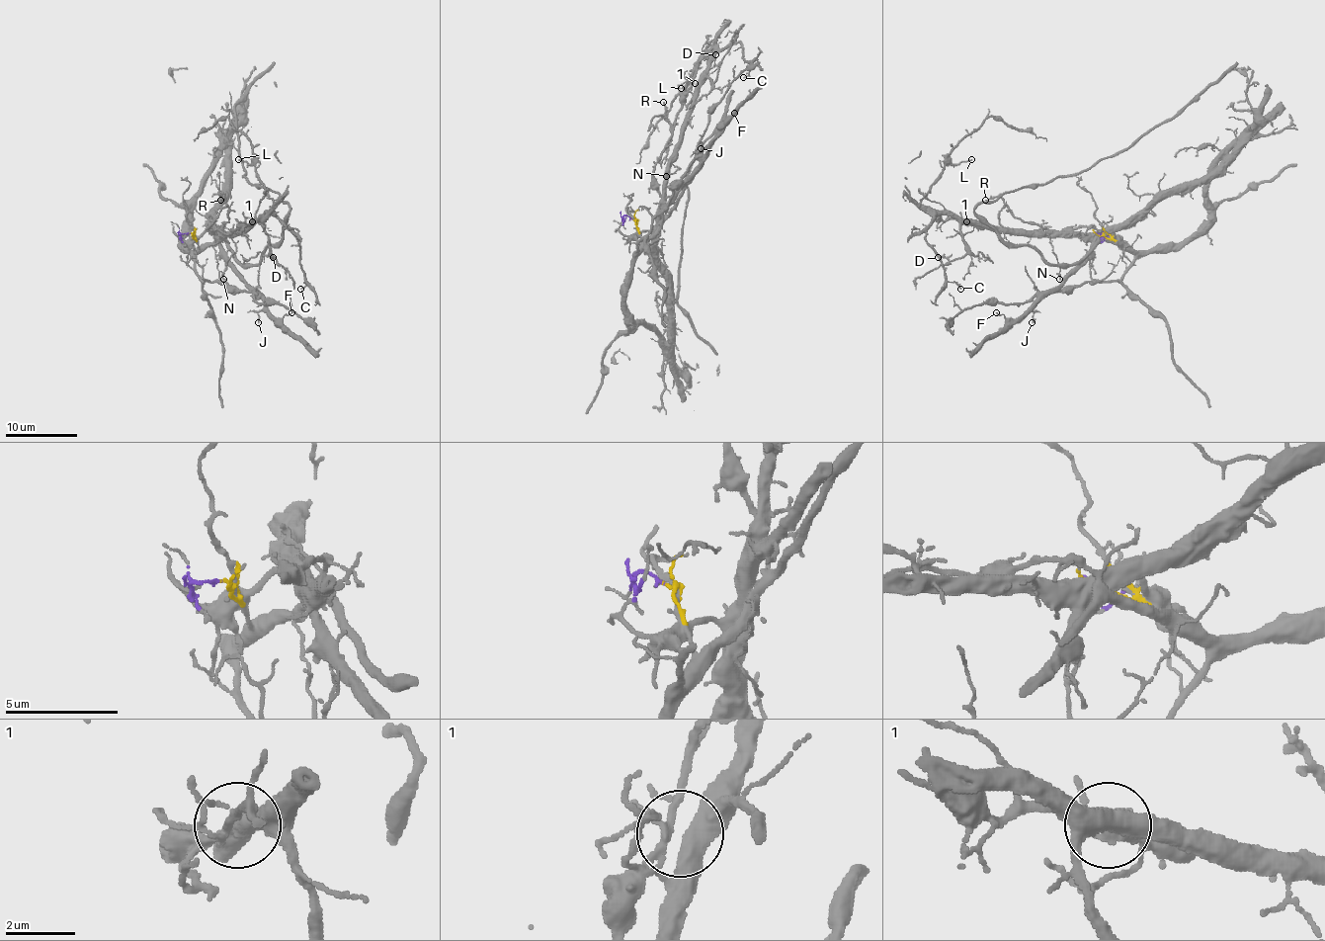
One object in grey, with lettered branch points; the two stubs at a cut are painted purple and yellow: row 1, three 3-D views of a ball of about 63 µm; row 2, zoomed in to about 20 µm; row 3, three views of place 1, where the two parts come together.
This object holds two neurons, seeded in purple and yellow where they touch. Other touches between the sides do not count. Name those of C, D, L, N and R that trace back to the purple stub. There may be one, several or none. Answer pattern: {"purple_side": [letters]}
{"purple_side": ["C", "D", "L", "N", "R"]}

